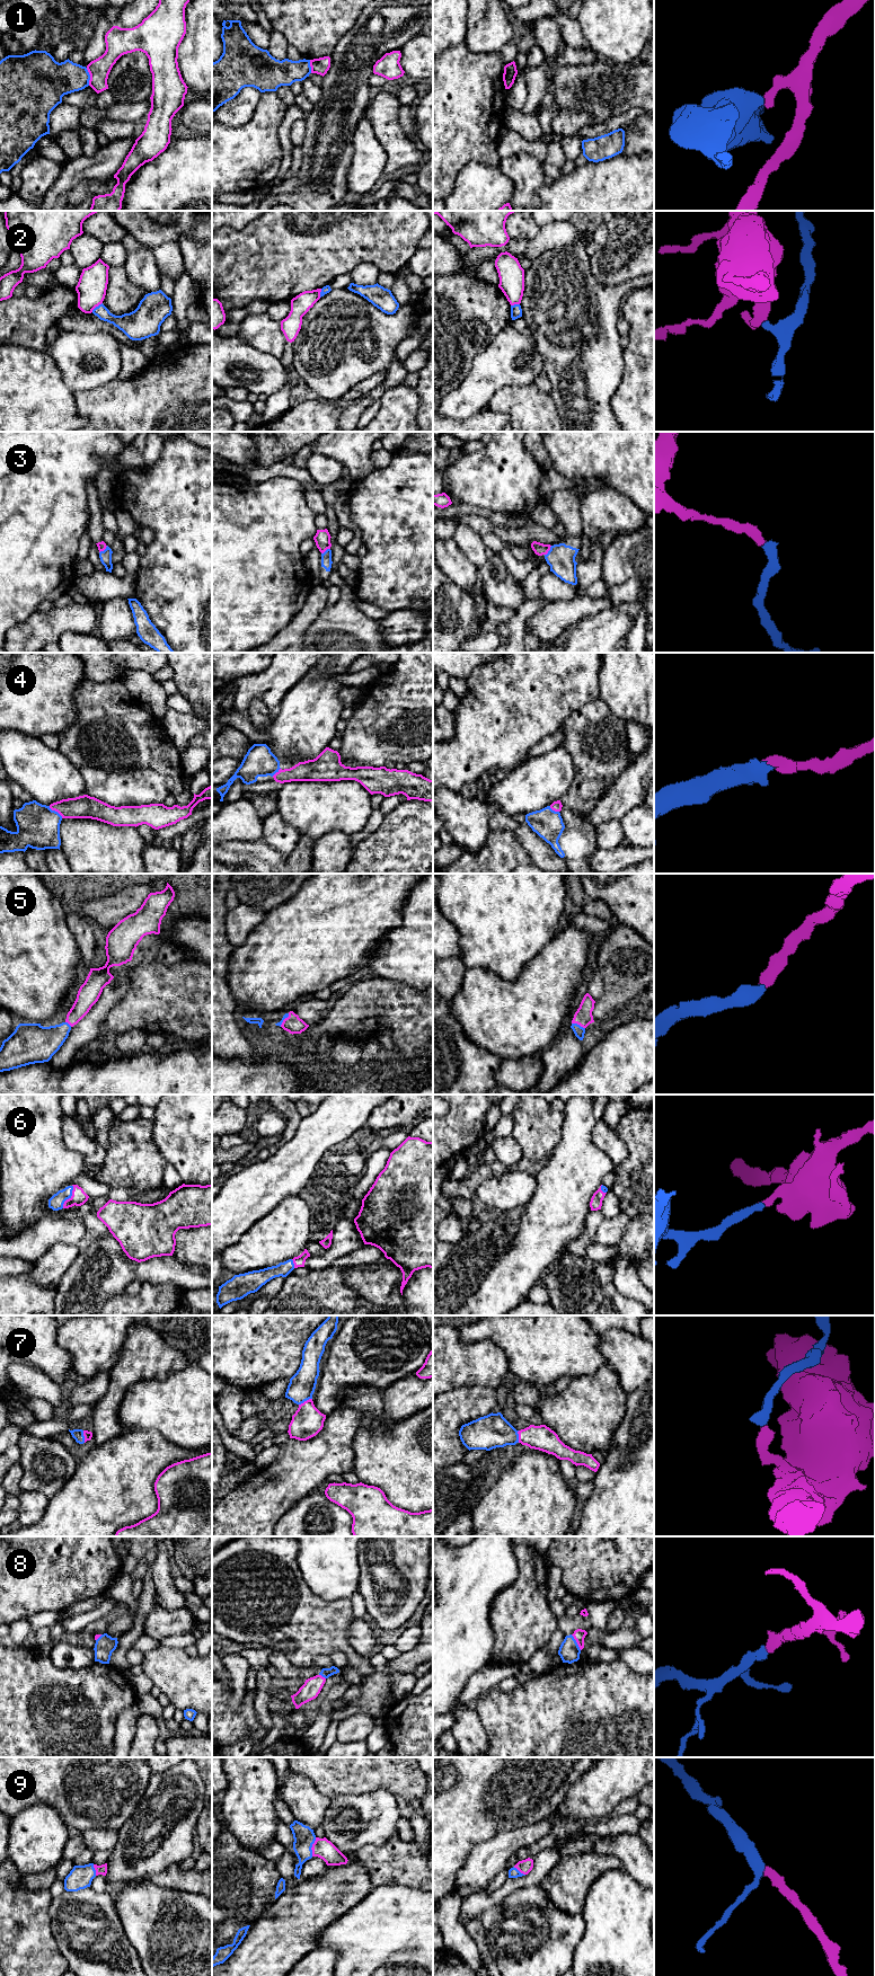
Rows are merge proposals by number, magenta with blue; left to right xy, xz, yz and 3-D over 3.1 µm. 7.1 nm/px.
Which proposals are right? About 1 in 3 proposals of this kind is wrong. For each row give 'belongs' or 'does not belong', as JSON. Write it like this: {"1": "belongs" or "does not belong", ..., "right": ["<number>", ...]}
{"1": "does not belong", "2": "does not belong", "3": "belongs", "4": "belongs", "5": "belongs", "6": "belongs", "7": "belongs", "8": "belongs", "9": "belongs", "right": ["3", "4", "5", "6", "7", "8", "9"]}

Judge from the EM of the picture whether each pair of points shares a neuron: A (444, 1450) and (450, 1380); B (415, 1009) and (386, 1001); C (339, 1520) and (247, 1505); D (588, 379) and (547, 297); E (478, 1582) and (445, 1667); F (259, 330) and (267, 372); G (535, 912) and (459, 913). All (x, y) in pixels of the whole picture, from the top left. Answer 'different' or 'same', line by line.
A: different
B: same
C: different
D: same
E: same
F: different
G: same

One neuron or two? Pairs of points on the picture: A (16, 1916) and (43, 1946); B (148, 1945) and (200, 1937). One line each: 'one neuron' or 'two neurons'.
A: one neuron
B: one neuron

